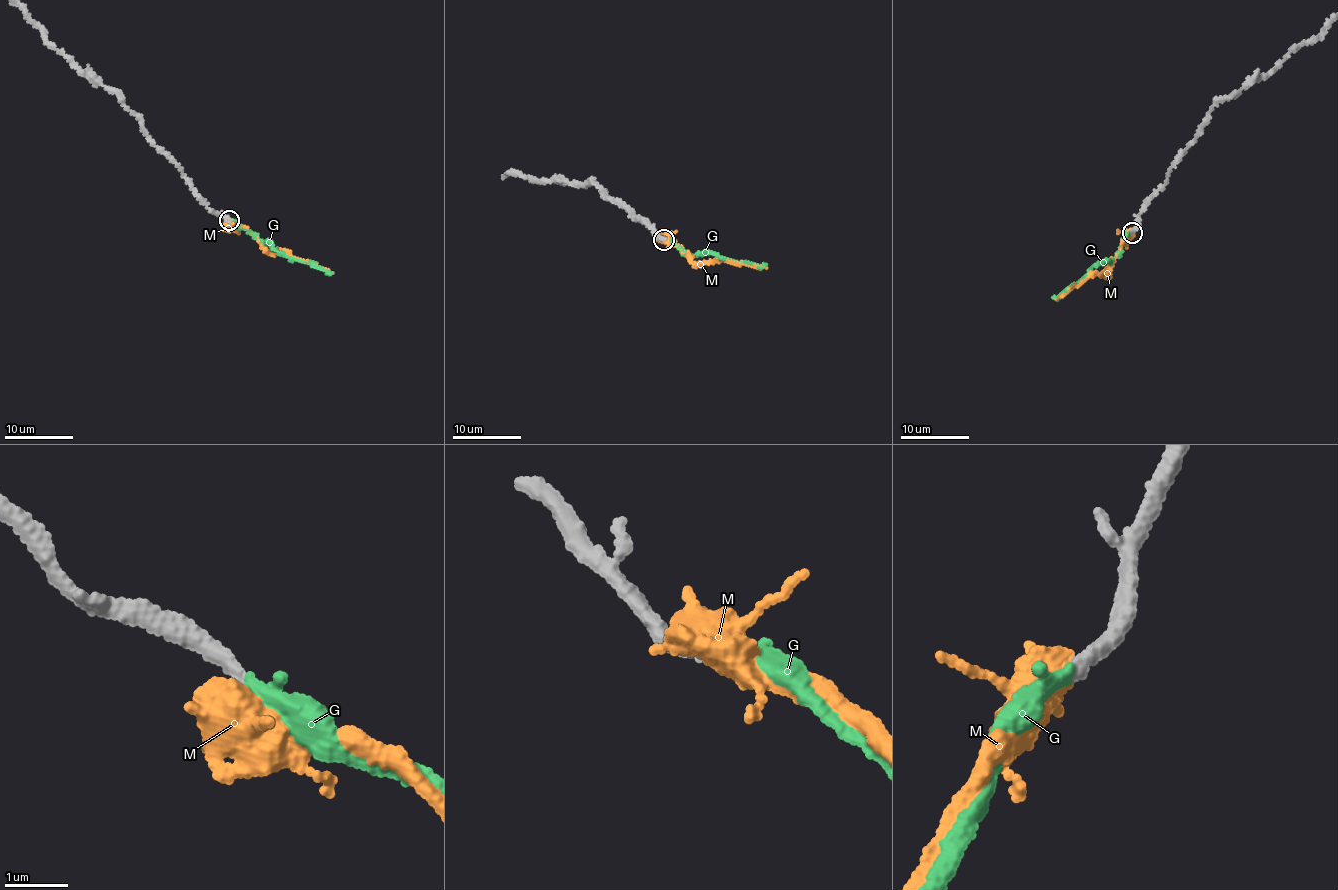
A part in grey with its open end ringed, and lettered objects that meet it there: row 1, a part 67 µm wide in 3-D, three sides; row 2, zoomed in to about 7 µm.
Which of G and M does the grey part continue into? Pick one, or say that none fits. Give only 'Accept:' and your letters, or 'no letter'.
Accept: G

